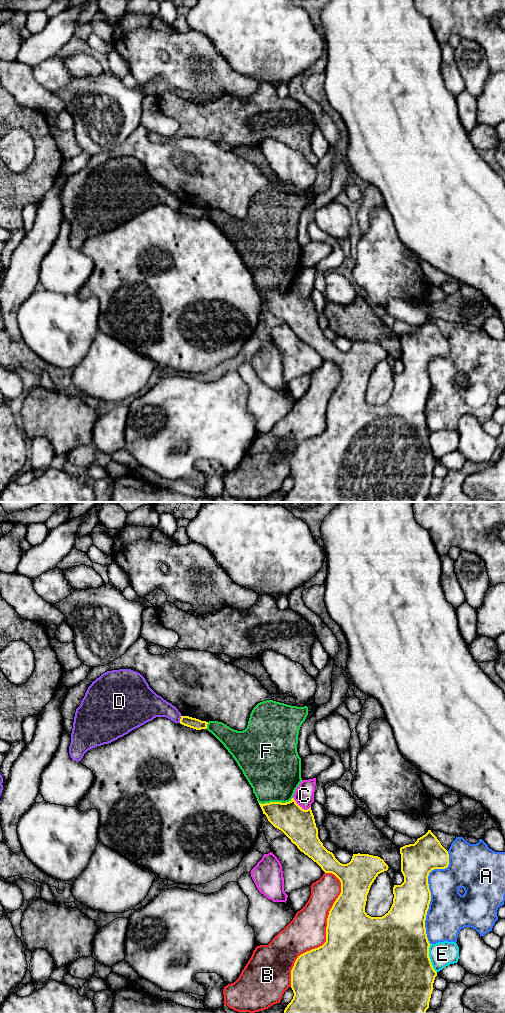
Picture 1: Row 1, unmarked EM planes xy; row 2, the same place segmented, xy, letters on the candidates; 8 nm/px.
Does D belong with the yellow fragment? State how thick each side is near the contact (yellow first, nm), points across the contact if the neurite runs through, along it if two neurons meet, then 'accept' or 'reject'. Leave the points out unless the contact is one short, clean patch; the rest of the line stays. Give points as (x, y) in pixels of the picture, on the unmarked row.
90 nm thick on the yellow side, 190 nm on the other; border along xy (181, 203), (179, 210); reject

